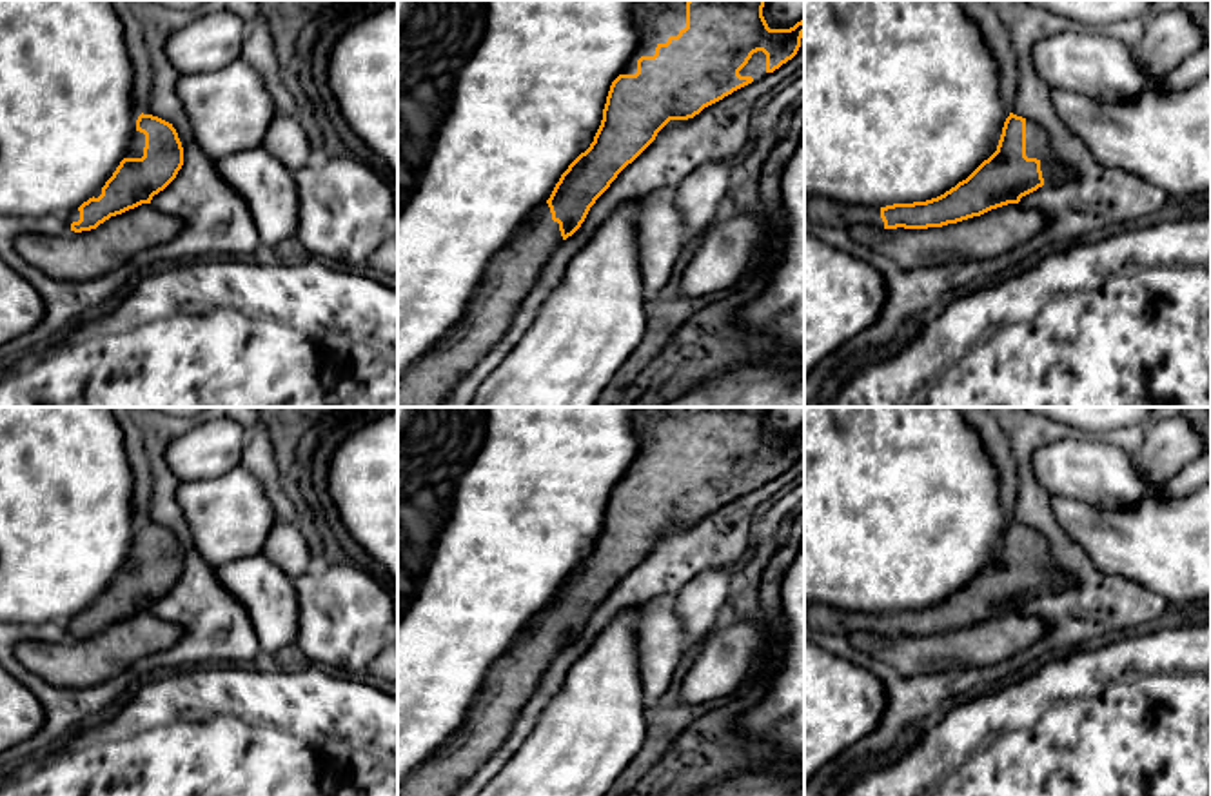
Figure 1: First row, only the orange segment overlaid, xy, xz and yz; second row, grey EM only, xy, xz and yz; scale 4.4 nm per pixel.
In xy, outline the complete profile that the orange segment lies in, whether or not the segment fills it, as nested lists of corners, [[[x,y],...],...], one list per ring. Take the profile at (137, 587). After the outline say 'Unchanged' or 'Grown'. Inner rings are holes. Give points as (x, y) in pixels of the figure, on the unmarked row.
[[[140,522],[133,549],[105,592],[64,625],[74,640],[96,636],[163,598],[183,572],[183,554],[172,531]]]. Grown

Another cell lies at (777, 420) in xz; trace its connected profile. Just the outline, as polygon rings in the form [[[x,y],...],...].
[[[764,407],[763,423],[770,436],[790,436],[804,425],[804,407]]]

